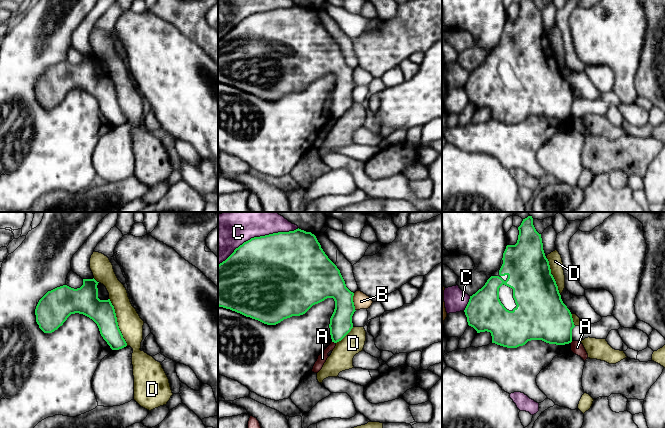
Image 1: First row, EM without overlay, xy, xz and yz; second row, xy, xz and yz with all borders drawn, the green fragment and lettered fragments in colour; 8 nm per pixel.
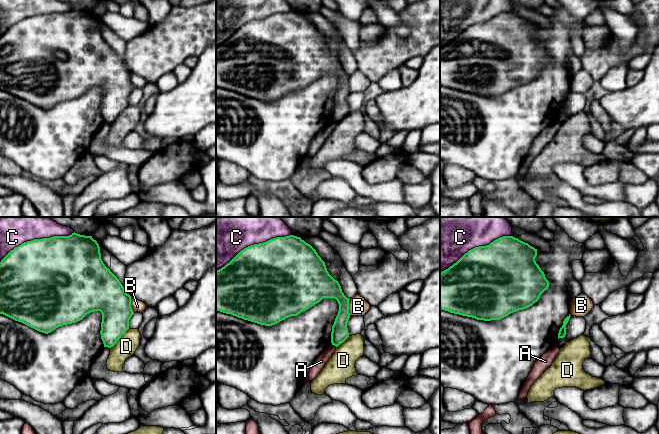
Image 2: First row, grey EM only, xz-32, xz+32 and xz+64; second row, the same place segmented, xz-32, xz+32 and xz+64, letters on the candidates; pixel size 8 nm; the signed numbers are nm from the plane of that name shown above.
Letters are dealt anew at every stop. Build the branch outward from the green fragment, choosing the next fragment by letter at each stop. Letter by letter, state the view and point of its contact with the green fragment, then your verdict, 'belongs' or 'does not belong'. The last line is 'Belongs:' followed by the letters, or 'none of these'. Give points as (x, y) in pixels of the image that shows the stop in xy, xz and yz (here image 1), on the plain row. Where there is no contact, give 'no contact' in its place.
A: meets green in xz at (334, 118); does not belong
B: meets green in xz at (353, 78); does not belong
C: meets green in xz at (258, 13); does not belong
D: meets green in xy at (117, 98); does not belong
Belongs: none of these

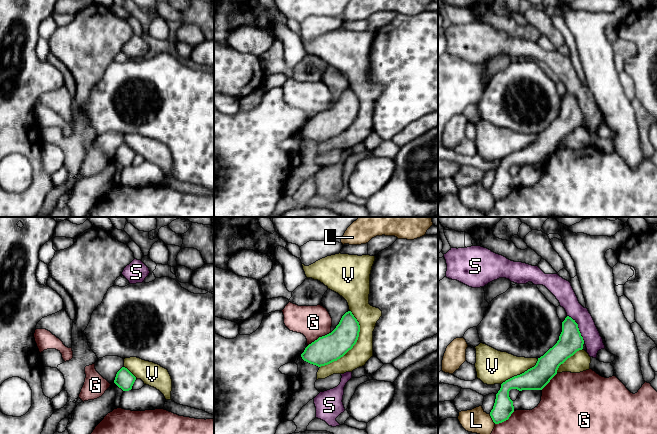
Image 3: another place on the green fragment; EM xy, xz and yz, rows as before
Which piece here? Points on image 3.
G: meets green in xz at (319, 113); does not belong
L: meets green in yz at (492, 195); does not belong
S: meets green in yz at (578, 104); does not belong
V: meets green in xz at (354, 120); belongs
Belongs: V

